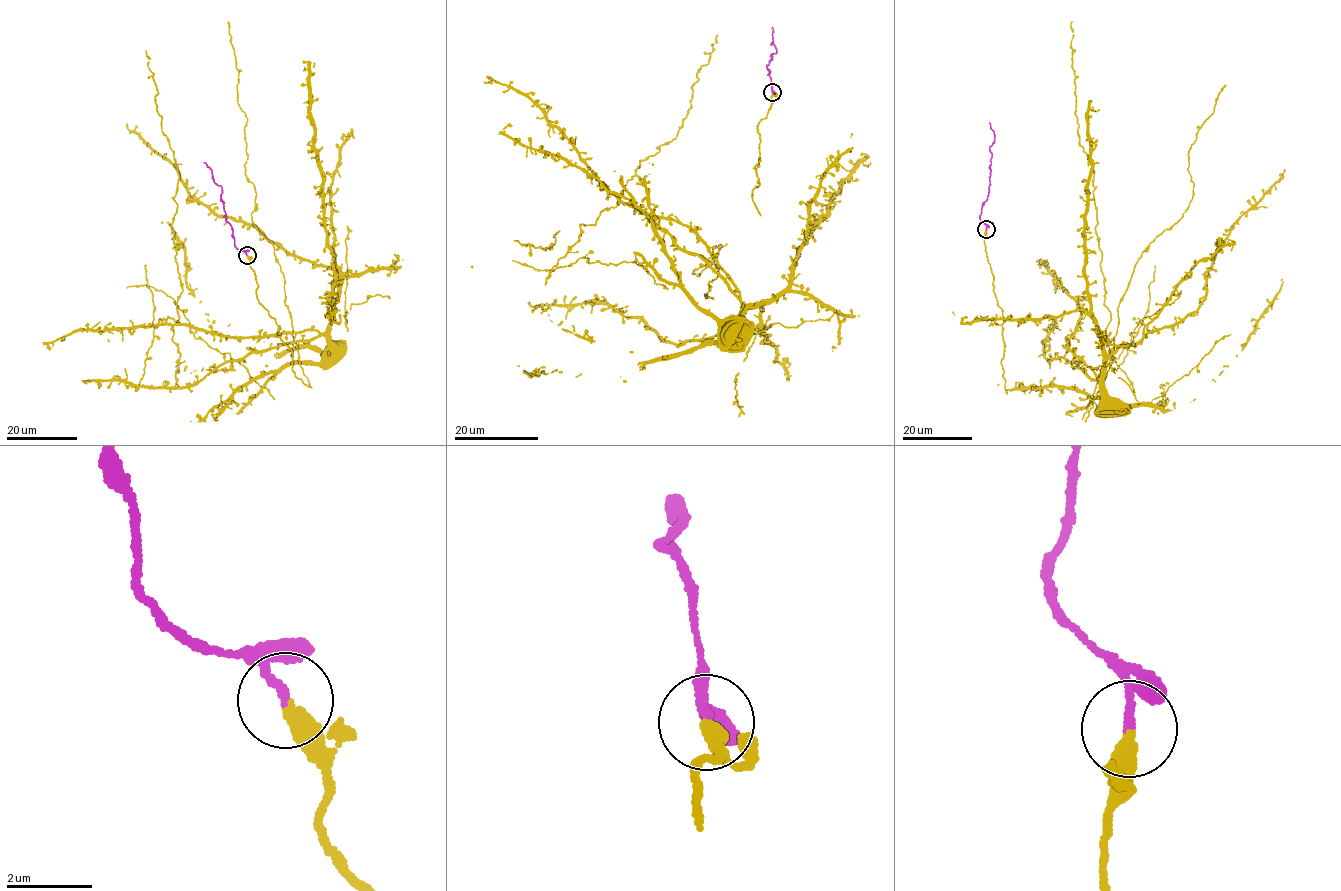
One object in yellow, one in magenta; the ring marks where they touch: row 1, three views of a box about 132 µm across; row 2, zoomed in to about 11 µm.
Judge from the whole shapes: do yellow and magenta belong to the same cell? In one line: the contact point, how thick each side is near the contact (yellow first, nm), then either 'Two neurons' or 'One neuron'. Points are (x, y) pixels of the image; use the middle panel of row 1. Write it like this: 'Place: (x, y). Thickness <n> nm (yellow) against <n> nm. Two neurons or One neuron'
Place: (772, 92). Thickness 400 nm (yellow) against 170 nm. One neuron

